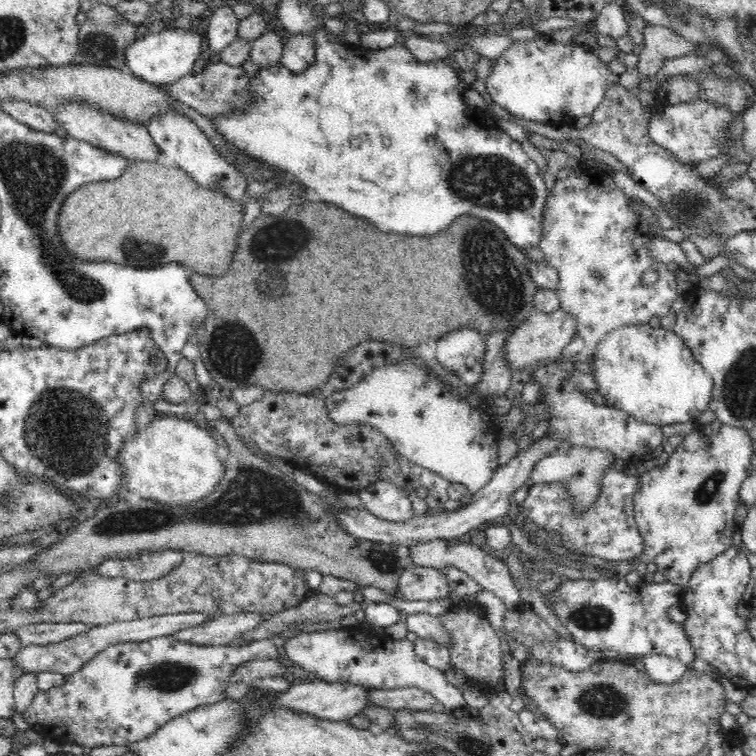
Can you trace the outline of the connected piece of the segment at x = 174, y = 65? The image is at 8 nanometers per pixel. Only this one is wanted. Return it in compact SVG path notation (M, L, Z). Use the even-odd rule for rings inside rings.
M176 28L167 30L155 30L148 32L142 40L136 40L125 51L126 66L133 74L146 82L157 85L174 84L183 76L190 75L194 62L200 53L205 50L206 31L202 34L194 32L192 28Z

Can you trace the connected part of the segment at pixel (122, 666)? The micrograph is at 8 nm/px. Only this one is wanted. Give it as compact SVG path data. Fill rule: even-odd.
M160 636L142 642L120 642L104 648L92 660L88 660L78 672L66 676L60 688L52 688L48 692L39 690L32 704L23 712L23 716L31 730L44 739L59 741L64 745L73 742L84 747L86 751L97 746L113 744L129 746L149 738L161 728L160 726L164 726L183 712L223 701L224 691L231 681L230 675L241 664L281 657L281 664L285 666L287 672L285 678L291 685L320 681L320 677L316 674L304 670L288 657L283 656L282 651L278 650L271 639L253 641L241 647L190 644L171 636Z

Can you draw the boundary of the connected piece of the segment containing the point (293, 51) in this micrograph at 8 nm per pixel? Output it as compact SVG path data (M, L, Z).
M292 35L284 46L280 62L290 72L304 72L315 61L314 37Z

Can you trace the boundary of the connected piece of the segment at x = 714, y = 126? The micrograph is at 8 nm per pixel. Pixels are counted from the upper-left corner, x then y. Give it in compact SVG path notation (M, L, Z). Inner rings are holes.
M702 99L667 105L660 116L650 121L648 135L658 146L670 151L681 163L697 165L704 160L716 158L726 148L726 130L733 115L724 106L715 106Z

